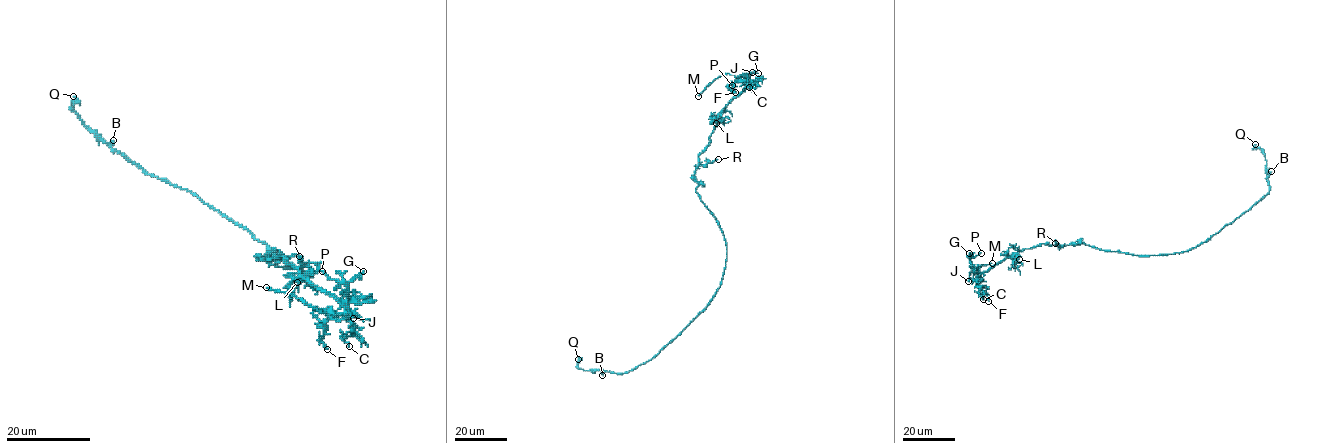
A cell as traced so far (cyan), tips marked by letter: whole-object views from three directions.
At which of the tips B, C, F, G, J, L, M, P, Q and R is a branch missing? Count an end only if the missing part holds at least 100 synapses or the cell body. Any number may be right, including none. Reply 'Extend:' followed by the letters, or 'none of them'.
Extend: M

